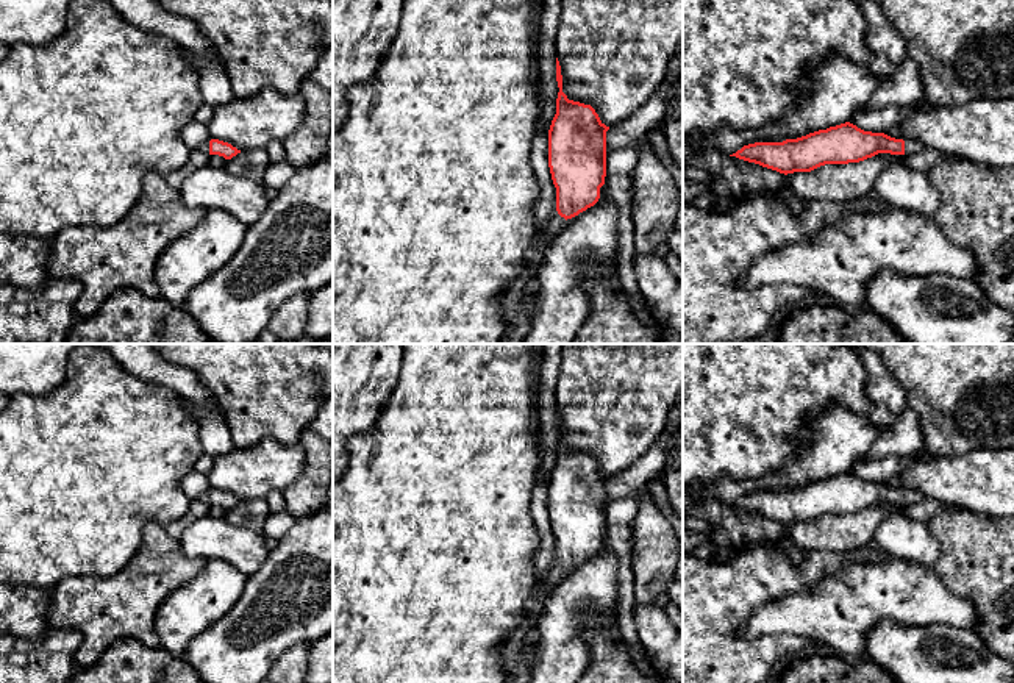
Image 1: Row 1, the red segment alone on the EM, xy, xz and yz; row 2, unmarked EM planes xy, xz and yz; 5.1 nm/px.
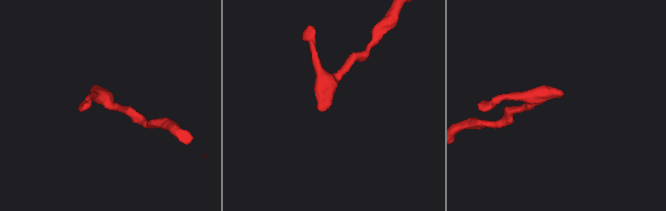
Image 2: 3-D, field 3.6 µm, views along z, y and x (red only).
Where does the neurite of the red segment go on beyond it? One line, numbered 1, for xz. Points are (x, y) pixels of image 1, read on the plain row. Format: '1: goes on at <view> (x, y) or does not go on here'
1: goes on at xz (517, 654)

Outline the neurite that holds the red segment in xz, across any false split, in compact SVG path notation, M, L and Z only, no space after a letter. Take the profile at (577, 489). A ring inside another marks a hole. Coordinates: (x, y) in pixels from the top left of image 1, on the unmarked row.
M556 408L556 431L558 449L556 464L548 480L548 517L553 535L556 538L556 564L547 574L544 581L539 581L528 599L522 622L514 635L500 650L502 667L506 675L505 683L527 683L531 663L539 642L537 620L542 616L545 602L555 586L566 577L566 572L587 558L594 556L600 549L600 538L606 527L606 477L591 455L569 450L562 442L561 416Z

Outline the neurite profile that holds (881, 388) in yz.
M866 350L861 355L864 370L867 374L867 397L872 403L886 406L892 414L898 417L906 408L905 391L891 377L884 361L875 350Z

